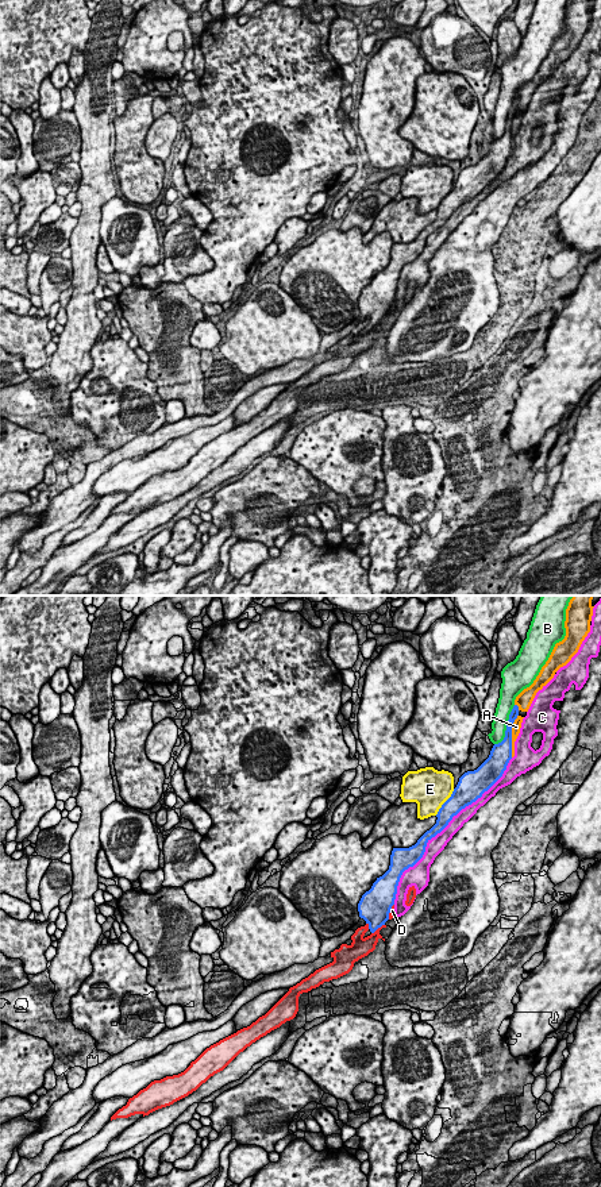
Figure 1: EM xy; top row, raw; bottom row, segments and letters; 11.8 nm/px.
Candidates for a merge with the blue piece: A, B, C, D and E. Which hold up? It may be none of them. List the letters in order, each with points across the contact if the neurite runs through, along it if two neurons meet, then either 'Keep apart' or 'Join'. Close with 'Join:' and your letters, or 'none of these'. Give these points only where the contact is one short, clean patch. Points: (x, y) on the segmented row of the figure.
A: Keep apart
B: Keep apart
C: Keep apart
D: Keep apart
E: Boundary: xy (454, 789), (435, 814). Keep apart
Join: none of these

